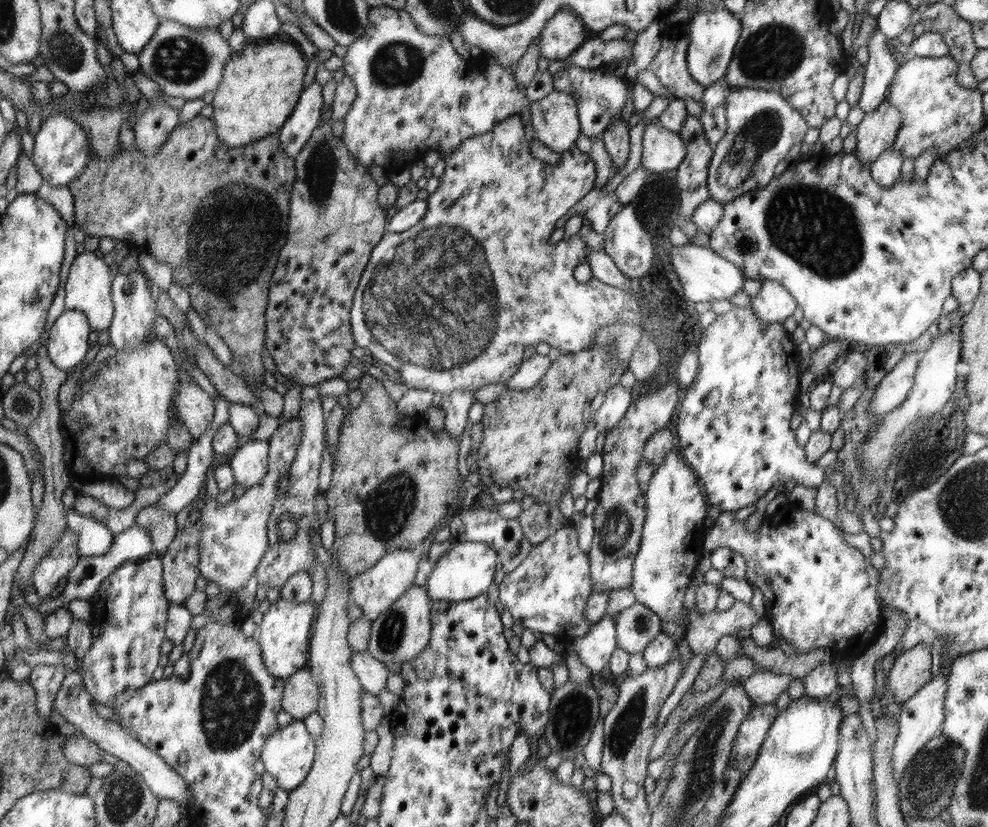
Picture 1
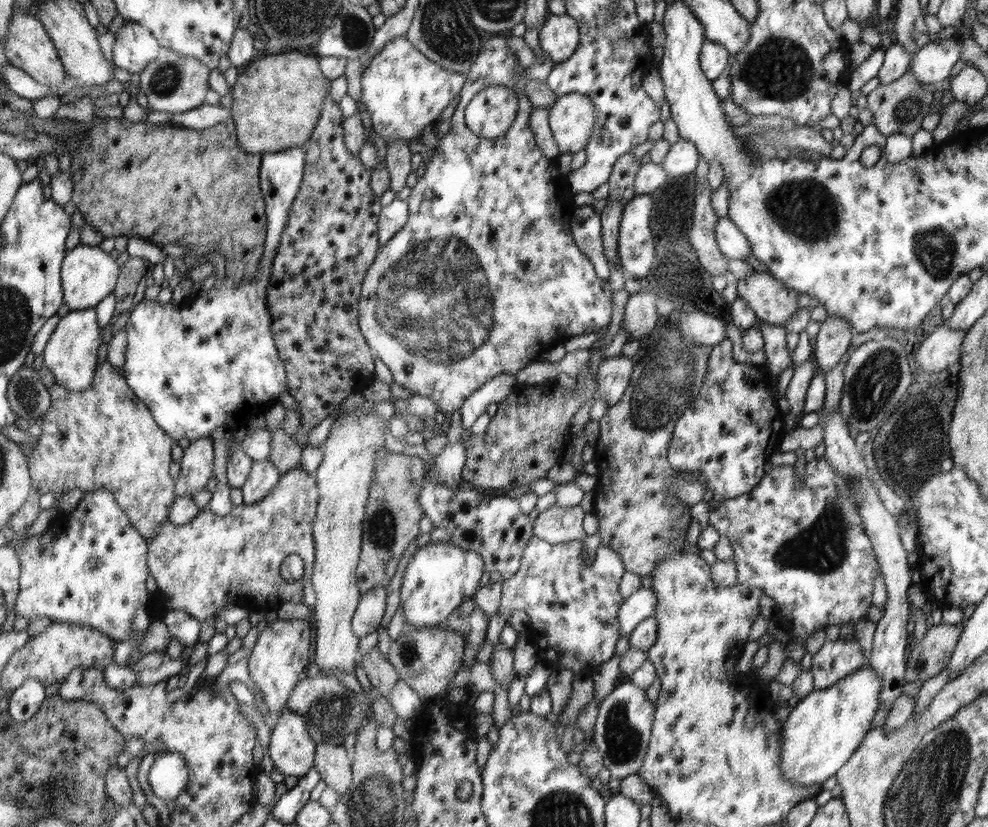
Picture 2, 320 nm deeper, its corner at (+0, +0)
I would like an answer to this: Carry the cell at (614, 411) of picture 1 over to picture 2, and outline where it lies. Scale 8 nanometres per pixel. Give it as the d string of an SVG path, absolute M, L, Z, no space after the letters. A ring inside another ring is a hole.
M618 355L606 359L597 370L598 392L606 406L614 406L628 388L634 363L630 357Z

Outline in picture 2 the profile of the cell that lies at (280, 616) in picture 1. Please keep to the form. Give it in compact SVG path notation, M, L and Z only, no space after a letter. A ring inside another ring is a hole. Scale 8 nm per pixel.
M269 618L267 627L259 633L252 654L245 662L244 671L248 672L255 685L261 690L265 706L272 712L281 712L286 708L291 692L306 676L306 666L312 656L310 646L311 621L294 619L280 620Z

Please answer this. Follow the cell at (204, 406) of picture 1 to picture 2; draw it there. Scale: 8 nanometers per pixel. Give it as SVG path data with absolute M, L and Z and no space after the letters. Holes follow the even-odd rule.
M211 436L190 441L189 446L183 450L181 469L176 478L176 488L180 488L180 496L193 498L193 492L204 490L214 477L214 445Z

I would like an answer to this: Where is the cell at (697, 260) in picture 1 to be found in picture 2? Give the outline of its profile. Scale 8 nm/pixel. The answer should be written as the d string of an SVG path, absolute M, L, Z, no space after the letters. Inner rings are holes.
M754 270L754 275L739 281L738 297L742 297L761 323L786 327L793 314L800 309L799 293L788 288L770 273Z

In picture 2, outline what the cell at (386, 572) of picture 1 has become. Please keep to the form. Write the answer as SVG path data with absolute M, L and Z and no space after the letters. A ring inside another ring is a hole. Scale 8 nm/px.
M376 587L362 596L351 620L356 636L362 638L378 631L387 610L387 593L387 588Z

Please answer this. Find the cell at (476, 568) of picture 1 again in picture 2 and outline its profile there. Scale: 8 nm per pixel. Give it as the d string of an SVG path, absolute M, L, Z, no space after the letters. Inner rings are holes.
M431 541L417 548L416 554L410 558L402 588L400 588L400 604L406 624L403 634L411 628L424 628L426 626L445 627L449 616L453 614L468 598L480 590L479 582L484 574L484 557L474 551L460 549L458 545L449 542Z

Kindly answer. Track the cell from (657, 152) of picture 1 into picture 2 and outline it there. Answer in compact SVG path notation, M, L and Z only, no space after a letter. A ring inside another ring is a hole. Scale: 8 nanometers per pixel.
M678 138L675 143L672 142L668 154L666 154L664 162L661 164L666 170L669 177L680 177L680 176L692 176L694 175L696 168L698 168L698 160L700 160L699 152L693 142Z

